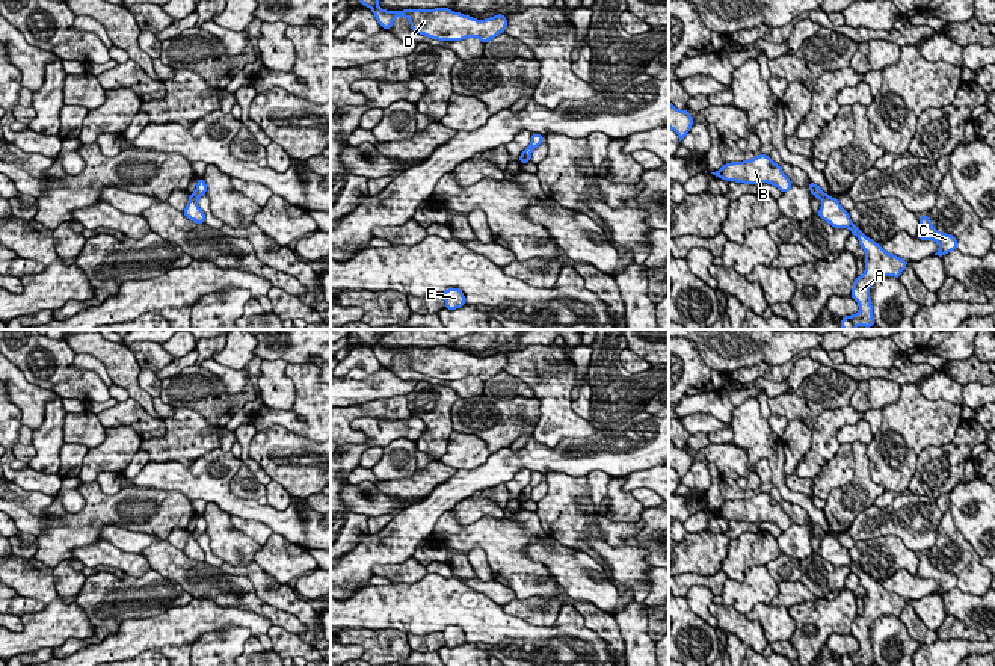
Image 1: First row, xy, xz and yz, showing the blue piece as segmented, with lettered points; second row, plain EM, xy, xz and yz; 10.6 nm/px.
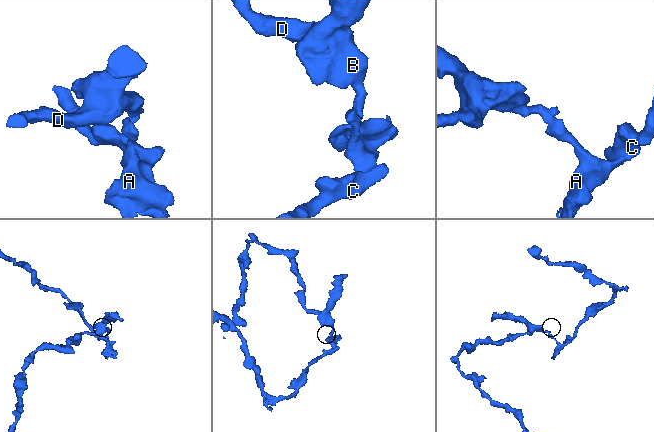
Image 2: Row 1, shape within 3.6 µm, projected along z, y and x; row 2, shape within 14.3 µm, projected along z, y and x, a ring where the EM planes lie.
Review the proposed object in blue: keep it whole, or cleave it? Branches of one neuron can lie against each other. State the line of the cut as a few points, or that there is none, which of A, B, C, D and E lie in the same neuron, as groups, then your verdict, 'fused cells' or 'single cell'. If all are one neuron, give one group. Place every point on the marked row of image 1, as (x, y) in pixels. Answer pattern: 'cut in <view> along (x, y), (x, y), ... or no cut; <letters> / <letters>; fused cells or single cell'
cut in xy along (190, 194), (195, 201); A C E / B D; fused cells

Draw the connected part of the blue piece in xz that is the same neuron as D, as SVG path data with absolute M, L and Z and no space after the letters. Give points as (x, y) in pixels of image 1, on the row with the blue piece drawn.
M359 0L370 8L377 23L385 30L391 29L396 17L406 17L411 30L438 41L462 41L479 38L483 44L504 33L507 18L503 14L477 20L450 8L385 11L379 8L380 0Z

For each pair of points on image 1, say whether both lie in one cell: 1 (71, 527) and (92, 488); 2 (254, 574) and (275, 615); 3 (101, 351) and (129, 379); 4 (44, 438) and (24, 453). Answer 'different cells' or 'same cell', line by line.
1: same cell
2: different cells
3: same cell
4: different cells

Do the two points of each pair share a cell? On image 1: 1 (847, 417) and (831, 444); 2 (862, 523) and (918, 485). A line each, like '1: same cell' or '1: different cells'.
1: same cell
2: different cells

